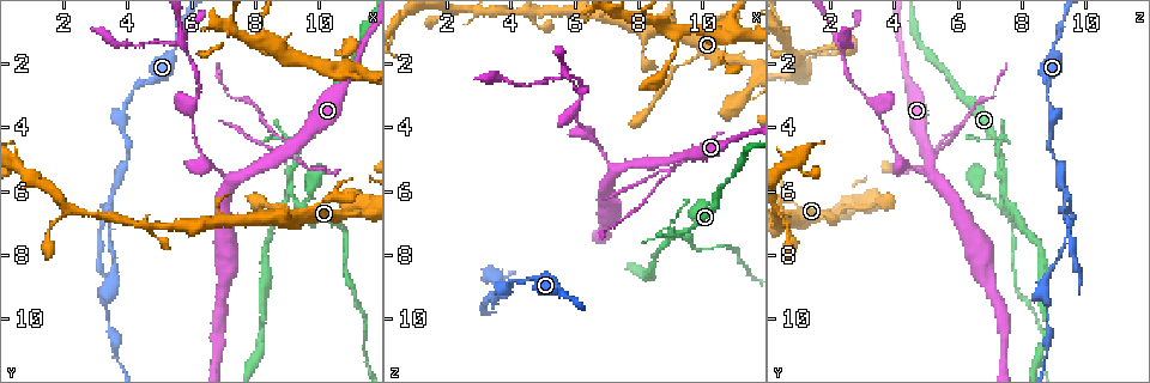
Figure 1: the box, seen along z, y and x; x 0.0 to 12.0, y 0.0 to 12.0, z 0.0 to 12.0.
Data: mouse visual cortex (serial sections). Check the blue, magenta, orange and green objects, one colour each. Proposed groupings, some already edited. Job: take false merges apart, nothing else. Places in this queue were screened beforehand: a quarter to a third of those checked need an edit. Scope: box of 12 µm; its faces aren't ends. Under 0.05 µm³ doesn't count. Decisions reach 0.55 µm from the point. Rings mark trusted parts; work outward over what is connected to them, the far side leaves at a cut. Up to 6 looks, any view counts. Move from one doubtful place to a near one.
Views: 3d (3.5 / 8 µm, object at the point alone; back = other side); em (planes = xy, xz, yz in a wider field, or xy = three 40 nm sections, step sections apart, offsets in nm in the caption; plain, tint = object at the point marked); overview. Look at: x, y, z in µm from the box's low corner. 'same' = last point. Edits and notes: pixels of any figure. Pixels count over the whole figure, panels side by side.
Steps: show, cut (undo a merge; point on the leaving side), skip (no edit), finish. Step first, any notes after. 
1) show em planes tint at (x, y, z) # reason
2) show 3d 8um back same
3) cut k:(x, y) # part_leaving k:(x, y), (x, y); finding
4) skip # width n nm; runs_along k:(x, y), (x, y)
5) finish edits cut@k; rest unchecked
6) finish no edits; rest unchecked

show 3d 3.5um at (9.0, 4.6, 5.1) # thin arm on a thick one

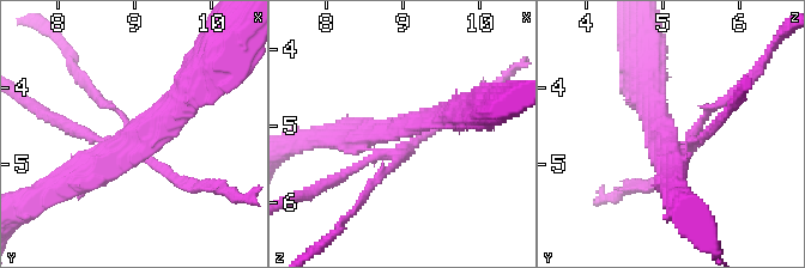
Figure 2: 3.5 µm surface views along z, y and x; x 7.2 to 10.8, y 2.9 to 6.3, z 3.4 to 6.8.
show em xy step 5 tint at (8.95, 4.65, 5.05) # shape alone is not enough

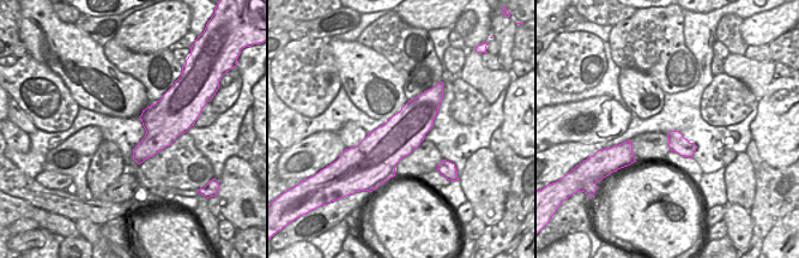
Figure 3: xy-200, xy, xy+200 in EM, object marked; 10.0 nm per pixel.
cut 2:(66, 127) # a second cell is stuck on

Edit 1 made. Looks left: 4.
show overview # redraw

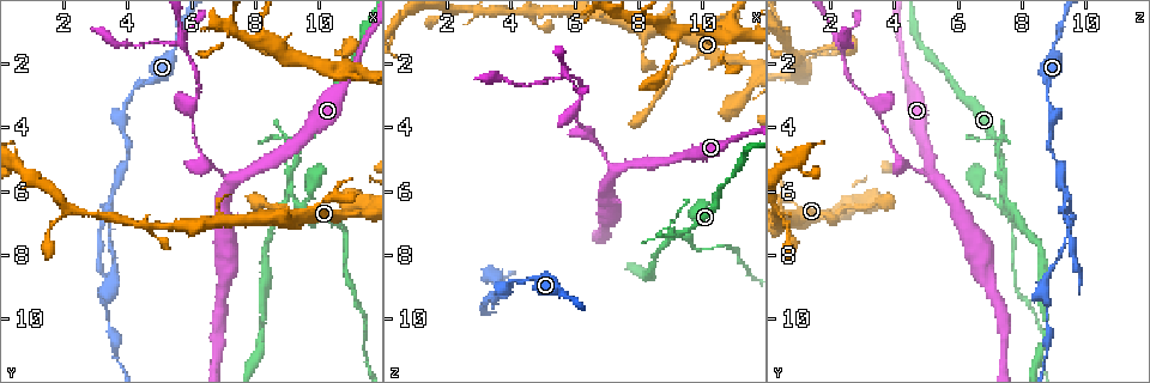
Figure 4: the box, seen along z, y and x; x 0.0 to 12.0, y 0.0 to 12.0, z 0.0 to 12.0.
show 3d 3.5um at (9.1, 5.7, 7.3) # abrupt turn

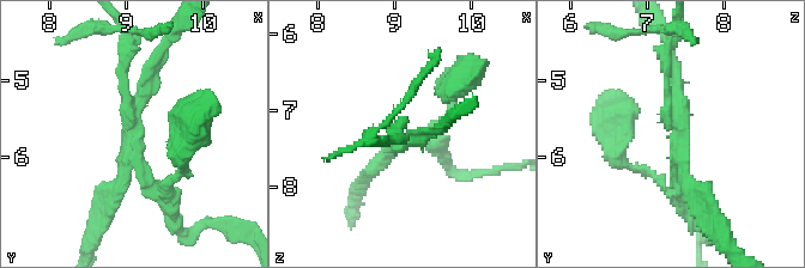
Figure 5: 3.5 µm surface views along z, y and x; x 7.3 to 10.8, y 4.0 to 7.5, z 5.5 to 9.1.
show em planes tint at (9.10, 5.70, 7.45) # arms 4; arm_widths 150, 150, 200, 200 nm

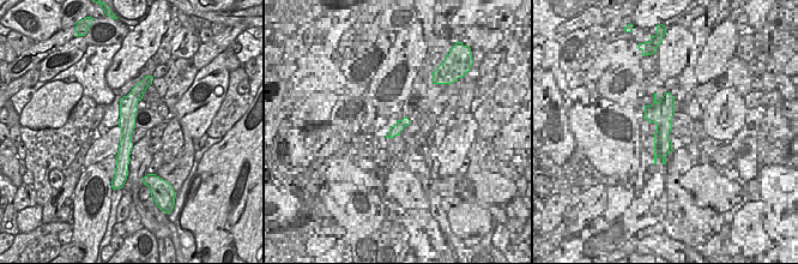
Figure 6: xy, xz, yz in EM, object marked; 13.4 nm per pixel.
show em xy step 5 tint same

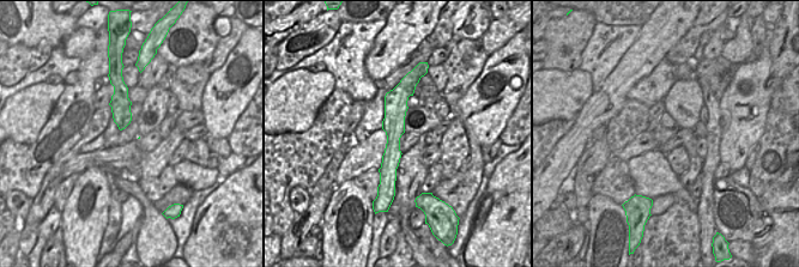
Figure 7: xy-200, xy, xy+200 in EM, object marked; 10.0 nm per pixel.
cut 5:(671, 193) # border 7:(397, 115), (395, 121), (404, 127); two cells meet here

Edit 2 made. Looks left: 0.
finish edits cut@2, cut@5; rest unchecked

